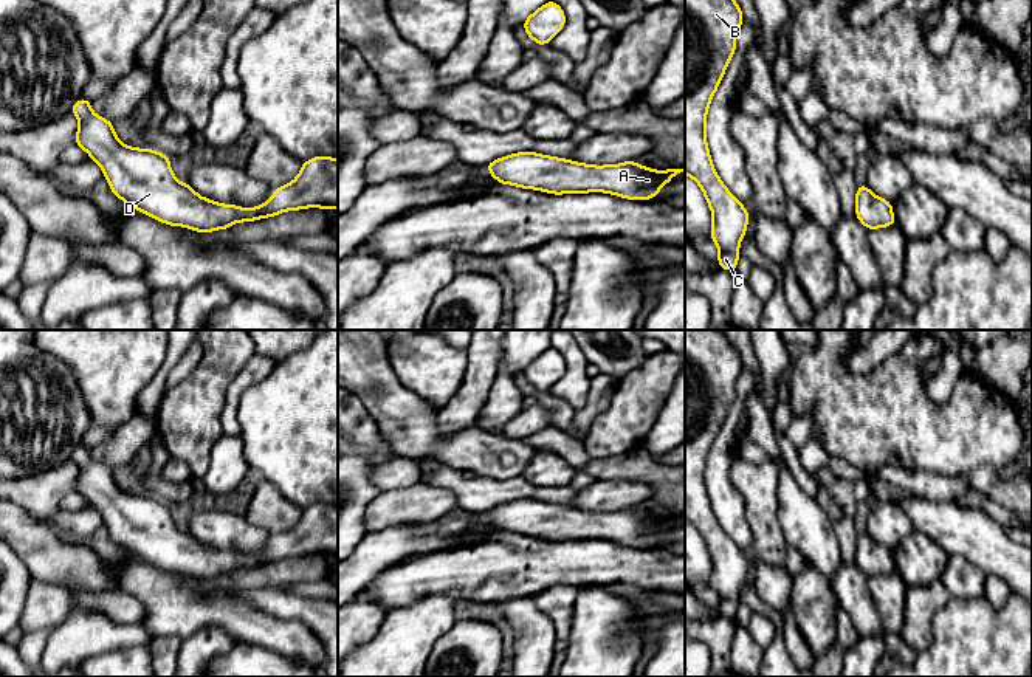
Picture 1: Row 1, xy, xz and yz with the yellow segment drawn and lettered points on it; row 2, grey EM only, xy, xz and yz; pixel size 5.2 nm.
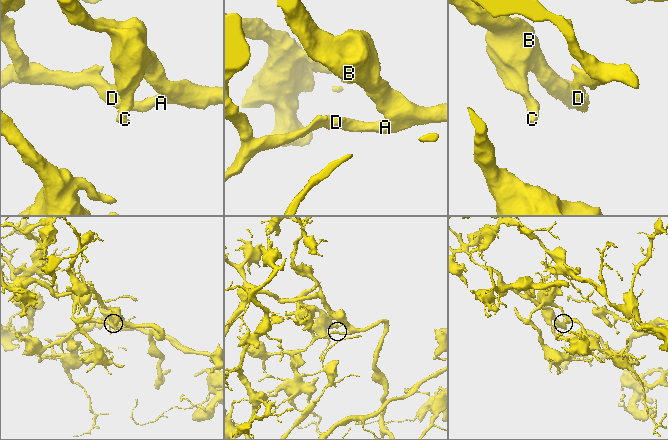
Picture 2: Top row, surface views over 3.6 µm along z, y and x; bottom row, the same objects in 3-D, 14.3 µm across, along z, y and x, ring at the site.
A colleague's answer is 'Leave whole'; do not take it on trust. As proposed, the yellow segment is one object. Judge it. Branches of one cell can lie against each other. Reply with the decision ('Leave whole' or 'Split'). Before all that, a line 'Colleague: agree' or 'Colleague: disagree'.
Colleague: agree
Leave whole

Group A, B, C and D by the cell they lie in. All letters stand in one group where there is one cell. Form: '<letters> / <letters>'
A B C D

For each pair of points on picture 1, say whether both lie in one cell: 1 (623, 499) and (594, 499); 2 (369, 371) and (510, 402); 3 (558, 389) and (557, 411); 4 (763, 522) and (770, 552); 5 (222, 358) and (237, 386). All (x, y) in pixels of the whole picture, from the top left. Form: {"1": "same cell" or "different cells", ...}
{"1": "same cell", "2": "different cells", "3": "different cells", "4": "same cell", "5": "different cells"}

